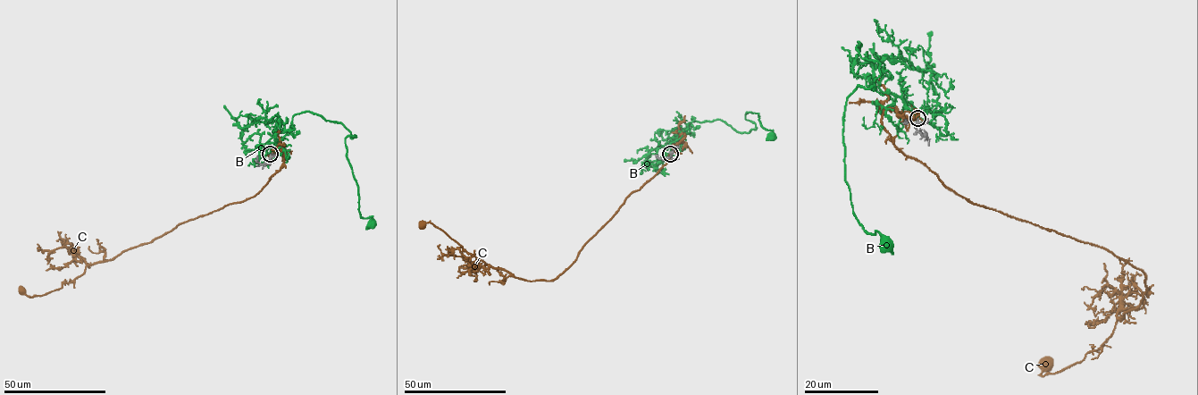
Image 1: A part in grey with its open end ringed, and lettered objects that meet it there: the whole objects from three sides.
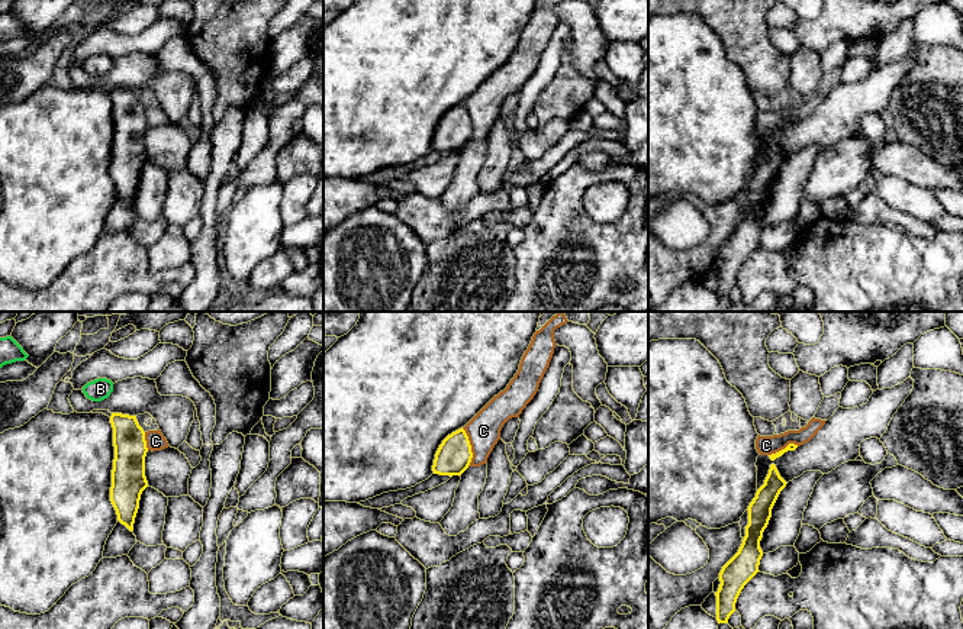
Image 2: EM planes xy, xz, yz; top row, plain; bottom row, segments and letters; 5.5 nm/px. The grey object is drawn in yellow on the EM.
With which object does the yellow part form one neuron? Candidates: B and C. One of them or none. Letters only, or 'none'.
B

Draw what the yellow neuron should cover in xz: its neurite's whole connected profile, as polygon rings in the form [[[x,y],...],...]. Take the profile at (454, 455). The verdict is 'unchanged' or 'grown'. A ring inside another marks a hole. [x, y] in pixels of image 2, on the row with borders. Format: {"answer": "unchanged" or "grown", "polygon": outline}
{"answer": "unchanged", "polygon": [[[461,428],[442,441],[435,454],[432,471],[439,475],[461,475],[468,468],[471,458],[470,441]]]}

